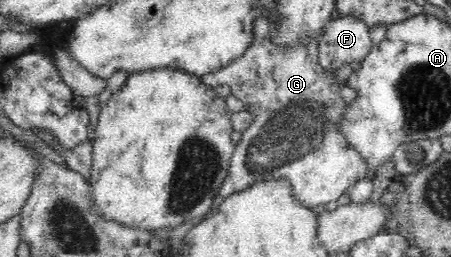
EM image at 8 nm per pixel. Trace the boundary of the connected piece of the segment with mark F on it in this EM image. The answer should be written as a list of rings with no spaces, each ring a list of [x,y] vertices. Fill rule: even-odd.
[[[357,17],[331,19],[318,37],[319,64],[337,70],[356,60],[362,62],[373,47],[370,34],[366,22]]]

